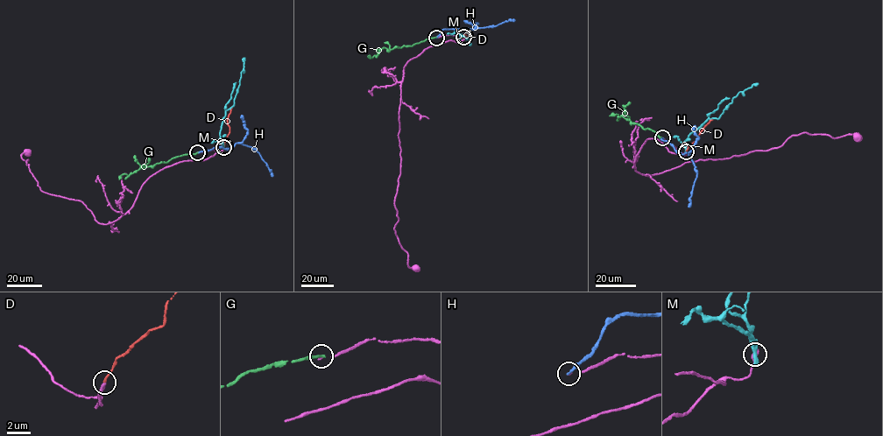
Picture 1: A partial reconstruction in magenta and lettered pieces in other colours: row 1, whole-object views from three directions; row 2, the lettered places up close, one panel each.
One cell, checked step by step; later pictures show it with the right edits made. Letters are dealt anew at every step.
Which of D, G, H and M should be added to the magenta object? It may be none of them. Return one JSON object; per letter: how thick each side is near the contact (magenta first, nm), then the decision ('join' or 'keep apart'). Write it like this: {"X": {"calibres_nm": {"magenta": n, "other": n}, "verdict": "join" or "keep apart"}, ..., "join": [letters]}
{"D": {"calibres_nm": {"magenta": 280, "other": 160}, "verdict": "join"}, "G": {"calibres_nm": {"magenta": 100, "other": 240}, "verdict": "keep apart"}, "H": {"calibres_nm": {"magenta": 100, "other": 220}, "verdict": "keep apart"}, "M": {"calibres_nm": {"magenta": 320, "other": 440}, "verdict": "keep apart"}, "join": ["D"]}

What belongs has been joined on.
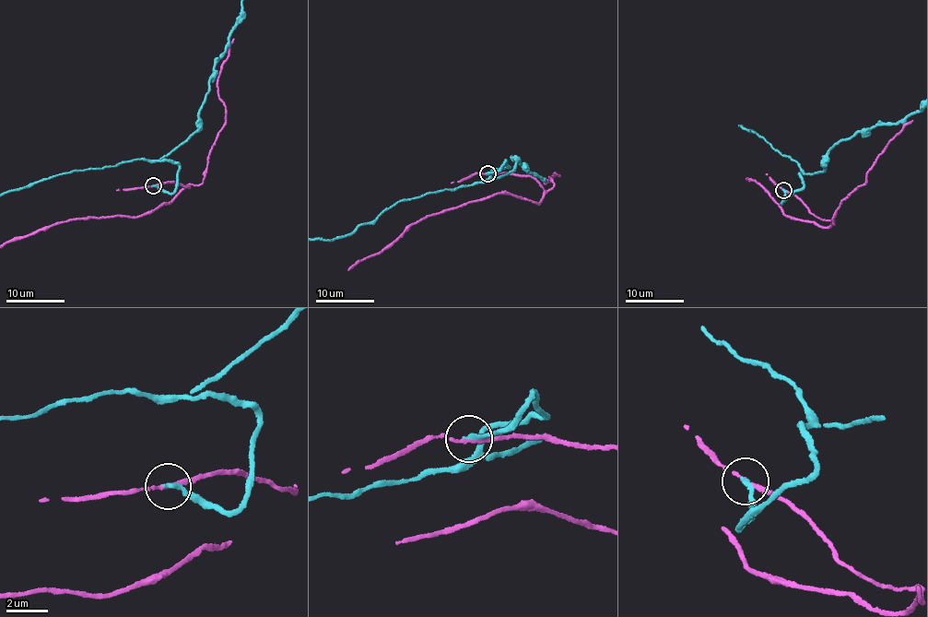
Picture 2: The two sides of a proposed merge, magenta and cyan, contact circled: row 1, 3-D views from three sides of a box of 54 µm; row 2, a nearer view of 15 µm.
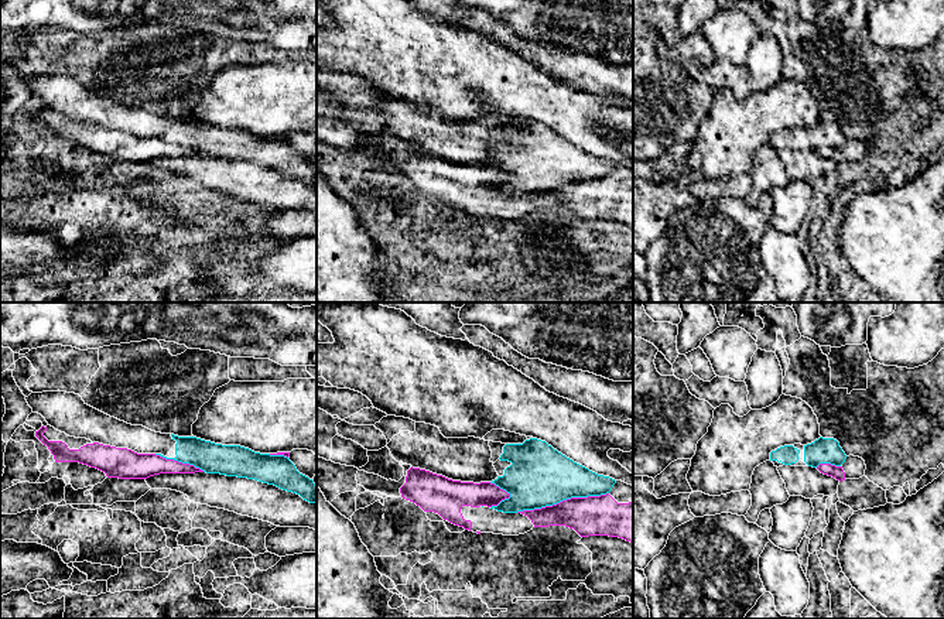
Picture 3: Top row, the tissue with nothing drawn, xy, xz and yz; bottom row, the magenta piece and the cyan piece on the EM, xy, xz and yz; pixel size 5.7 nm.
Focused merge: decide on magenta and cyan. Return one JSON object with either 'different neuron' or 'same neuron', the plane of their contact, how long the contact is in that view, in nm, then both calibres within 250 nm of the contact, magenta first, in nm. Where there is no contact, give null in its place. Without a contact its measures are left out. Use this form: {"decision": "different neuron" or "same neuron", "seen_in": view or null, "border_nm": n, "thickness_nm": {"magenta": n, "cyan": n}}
{"decision": "different neuron", "seen_in": "xz", "border_nm": 550, "thickness_nm": {"magenta": 220, "cyan": 340}}

